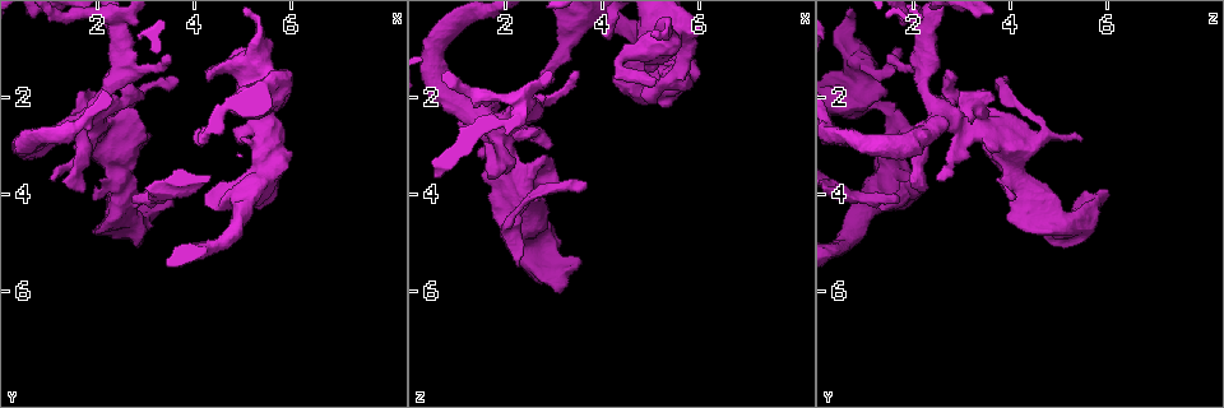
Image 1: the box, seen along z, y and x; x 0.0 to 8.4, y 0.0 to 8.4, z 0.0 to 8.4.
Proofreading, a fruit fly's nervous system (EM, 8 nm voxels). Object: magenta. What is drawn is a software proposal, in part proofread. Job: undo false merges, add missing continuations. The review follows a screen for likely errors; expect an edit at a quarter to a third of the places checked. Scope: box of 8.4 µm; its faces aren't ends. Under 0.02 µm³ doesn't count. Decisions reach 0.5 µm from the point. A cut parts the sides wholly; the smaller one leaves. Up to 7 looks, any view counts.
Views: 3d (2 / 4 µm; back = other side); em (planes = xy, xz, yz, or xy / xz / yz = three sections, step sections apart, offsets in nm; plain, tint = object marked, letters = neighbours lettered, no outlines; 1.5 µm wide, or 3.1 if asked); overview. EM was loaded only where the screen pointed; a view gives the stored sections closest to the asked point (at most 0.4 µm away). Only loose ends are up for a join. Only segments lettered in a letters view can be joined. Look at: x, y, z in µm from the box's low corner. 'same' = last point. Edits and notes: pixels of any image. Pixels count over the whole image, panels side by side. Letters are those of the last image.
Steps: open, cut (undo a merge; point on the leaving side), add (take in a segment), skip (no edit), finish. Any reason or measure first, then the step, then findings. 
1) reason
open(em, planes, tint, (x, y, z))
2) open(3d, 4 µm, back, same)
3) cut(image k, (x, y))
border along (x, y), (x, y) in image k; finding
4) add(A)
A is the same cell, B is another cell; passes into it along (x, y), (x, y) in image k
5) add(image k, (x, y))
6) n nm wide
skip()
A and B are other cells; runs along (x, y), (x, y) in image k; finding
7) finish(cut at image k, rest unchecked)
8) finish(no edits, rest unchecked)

stops while still wide
open(em, yz, step 8, letters, (2.05, 4.80, 4.55))

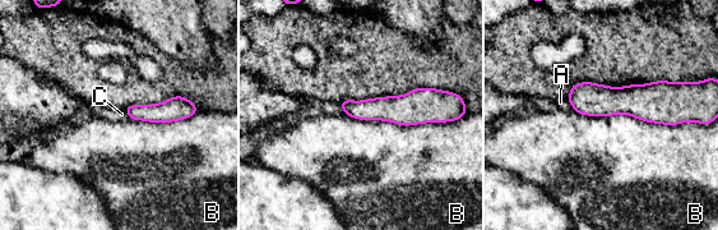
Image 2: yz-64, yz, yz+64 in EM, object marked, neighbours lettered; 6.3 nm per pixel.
open(em, planes, letters, same)

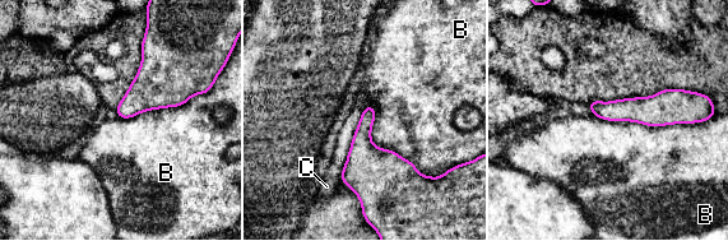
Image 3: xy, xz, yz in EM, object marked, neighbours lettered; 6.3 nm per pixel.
skip()
B and C are other cells; none of them fits

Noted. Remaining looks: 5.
an open end
open(3d, 2 µm, (3.65, 1.65, 3.80))

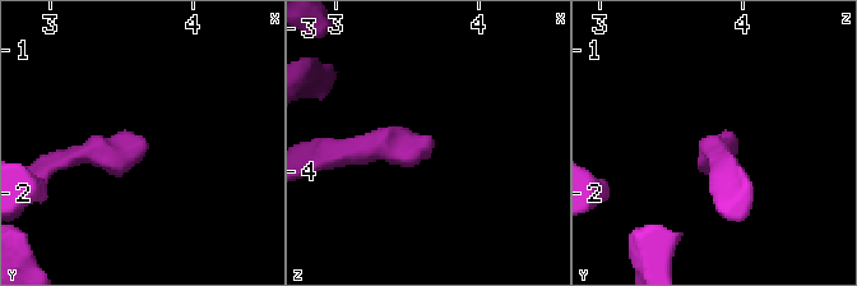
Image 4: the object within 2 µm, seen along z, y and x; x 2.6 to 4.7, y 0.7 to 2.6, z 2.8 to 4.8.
need the tissue
open(em, planes, letters, (3.66, 1.66, 3.78))

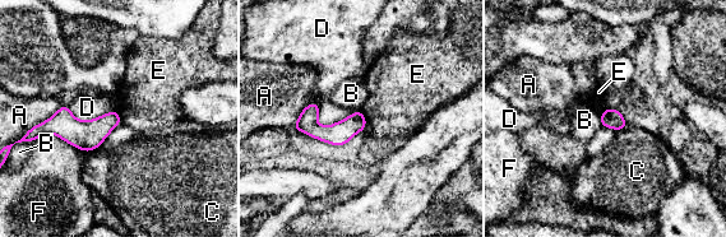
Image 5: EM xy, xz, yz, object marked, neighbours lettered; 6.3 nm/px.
skip()
A, B, C, D, E and F are other cells; runs along (362, 121), (342, 131), (297, 126) in image 5; no lettered segment goes on from it

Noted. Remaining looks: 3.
open(em, 3.1 µm, xy, step 16, letters, (1.95, 2.40, 2.80))

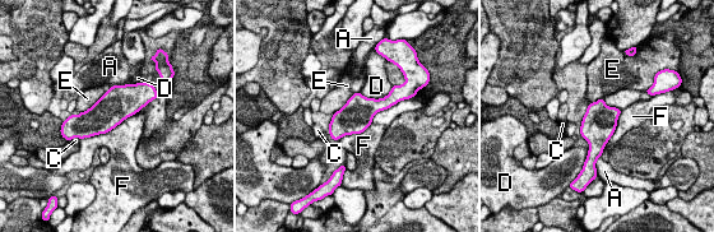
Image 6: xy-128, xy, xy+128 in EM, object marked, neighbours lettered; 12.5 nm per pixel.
skip()
A, C, D, E and F are other cells; border along (392, 87), (379, 98), (360, 93) in image 6; all the same neuron

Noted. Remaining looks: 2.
finish(no edits, rest unchecked)

